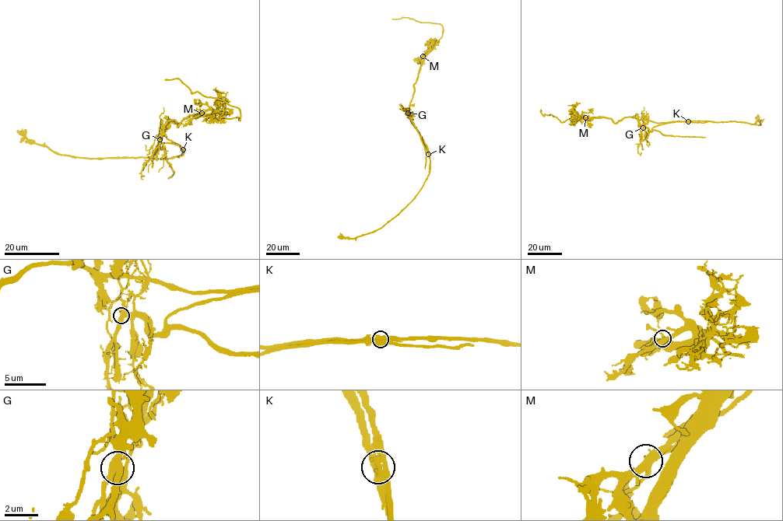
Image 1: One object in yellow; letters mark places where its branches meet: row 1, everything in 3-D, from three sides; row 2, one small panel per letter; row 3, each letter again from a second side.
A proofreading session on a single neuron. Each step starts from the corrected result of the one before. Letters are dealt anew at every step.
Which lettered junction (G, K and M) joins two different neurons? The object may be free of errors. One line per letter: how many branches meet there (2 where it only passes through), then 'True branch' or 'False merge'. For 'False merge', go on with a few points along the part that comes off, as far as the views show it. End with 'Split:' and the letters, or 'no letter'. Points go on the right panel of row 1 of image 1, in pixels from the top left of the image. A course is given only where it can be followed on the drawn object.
G: Branches: 3. True branch
K: Branches: 3. False merge. Course of the part to remove: (688, 121), (665, 123), (652, 129), (665, 135), (705, 137)
M: Branches: 3. True branch
Split: K

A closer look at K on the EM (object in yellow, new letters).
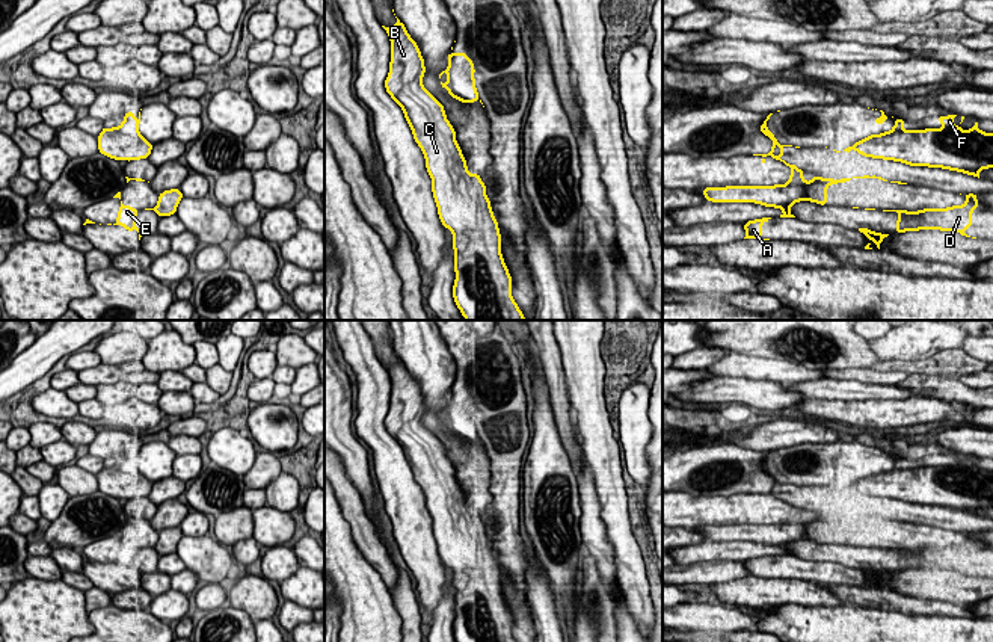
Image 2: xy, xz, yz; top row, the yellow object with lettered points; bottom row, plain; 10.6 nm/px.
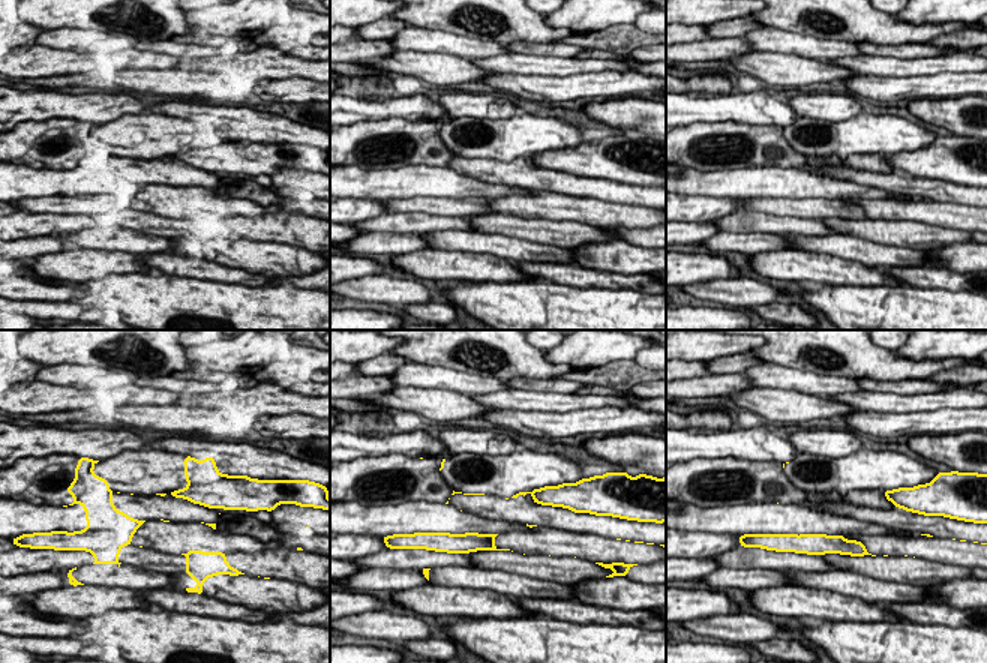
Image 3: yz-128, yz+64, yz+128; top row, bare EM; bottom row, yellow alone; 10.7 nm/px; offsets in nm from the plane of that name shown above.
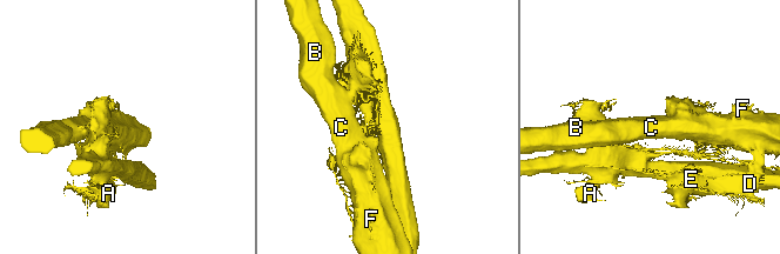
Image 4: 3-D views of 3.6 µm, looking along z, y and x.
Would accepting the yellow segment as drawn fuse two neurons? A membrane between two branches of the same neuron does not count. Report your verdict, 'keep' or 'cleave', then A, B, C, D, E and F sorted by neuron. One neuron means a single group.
cleave | A D E F / B C

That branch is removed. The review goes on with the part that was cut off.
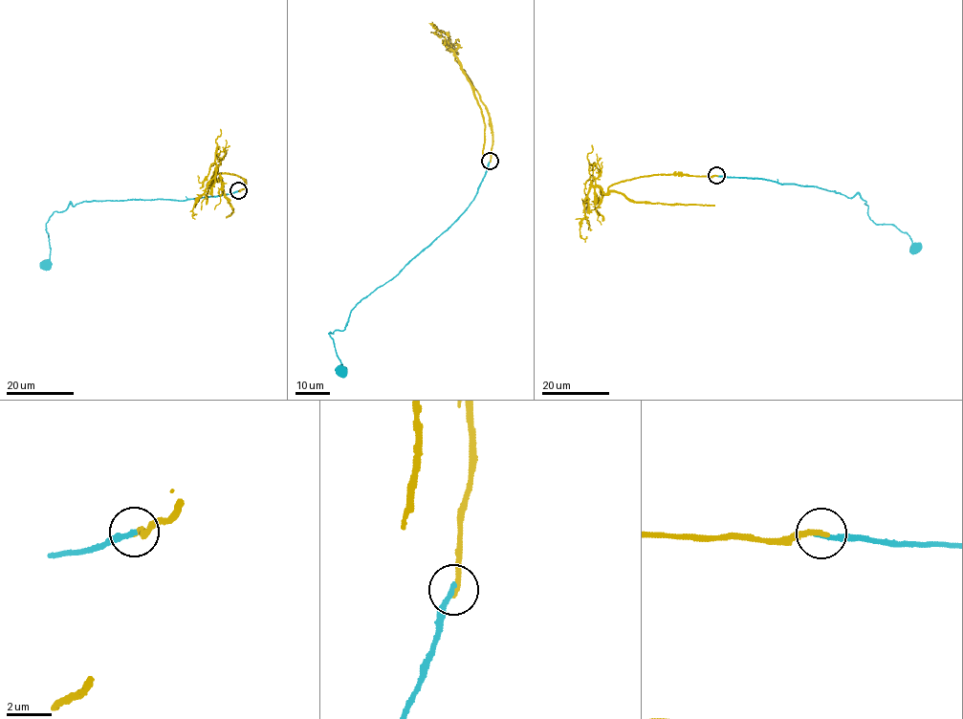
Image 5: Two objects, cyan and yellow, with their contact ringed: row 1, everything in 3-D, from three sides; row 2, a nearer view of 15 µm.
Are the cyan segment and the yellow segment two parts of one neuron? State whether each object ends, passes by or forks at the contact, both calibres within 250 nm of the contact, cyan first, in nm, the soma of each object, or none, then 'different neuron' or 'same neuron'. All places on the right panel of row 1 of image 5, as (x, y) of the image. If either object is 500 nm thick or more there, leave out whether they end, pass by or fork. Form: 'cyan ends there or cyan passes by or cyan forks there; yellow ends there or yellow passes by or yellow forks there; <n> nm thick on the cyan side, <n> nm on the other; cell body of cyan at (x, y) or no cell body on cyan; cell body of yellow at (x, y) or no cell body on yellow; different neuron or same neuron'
cyan ends there; yellow ends there; 240 nm thick on the cyan side, 240 nm on the other; cell body of cyan at (915, 248); no cell body on yellow; same neuron

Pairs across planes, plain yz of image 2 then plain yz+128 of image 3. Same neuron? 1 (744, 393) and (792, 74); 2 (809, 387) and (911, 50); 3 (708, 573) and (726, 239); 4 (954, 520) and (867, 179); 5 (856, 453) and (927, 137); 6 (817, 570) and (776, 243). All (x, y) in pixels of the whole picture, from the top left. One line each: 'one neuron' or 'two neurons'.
1: one neuron
2: two neurons
3: one neuron
4: one neuron
5: one neuron
6: two neurons

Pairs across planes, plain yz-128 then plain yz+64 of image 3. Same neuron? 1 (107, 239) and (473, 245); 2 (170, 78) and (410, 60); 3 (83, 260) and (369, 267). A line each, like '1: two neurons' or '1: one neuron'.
1: one neuron
2: two neurons
3: two neurons

